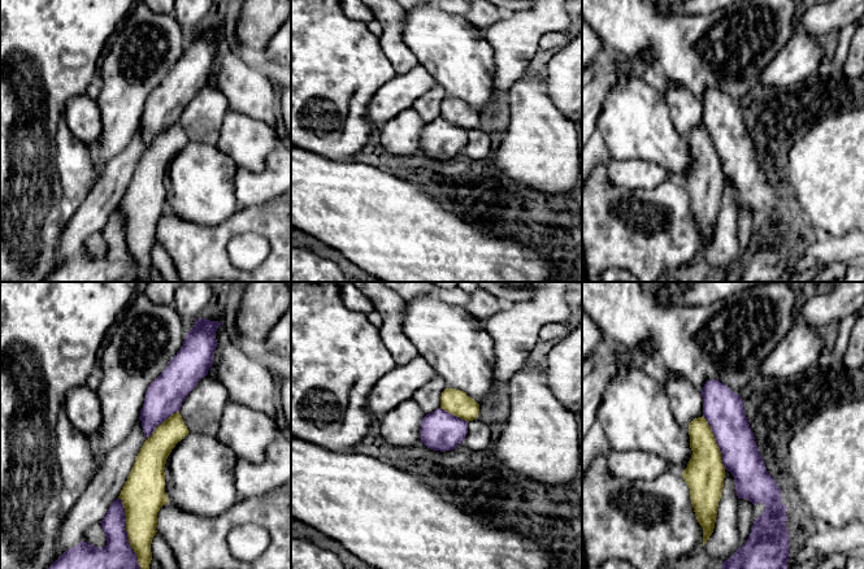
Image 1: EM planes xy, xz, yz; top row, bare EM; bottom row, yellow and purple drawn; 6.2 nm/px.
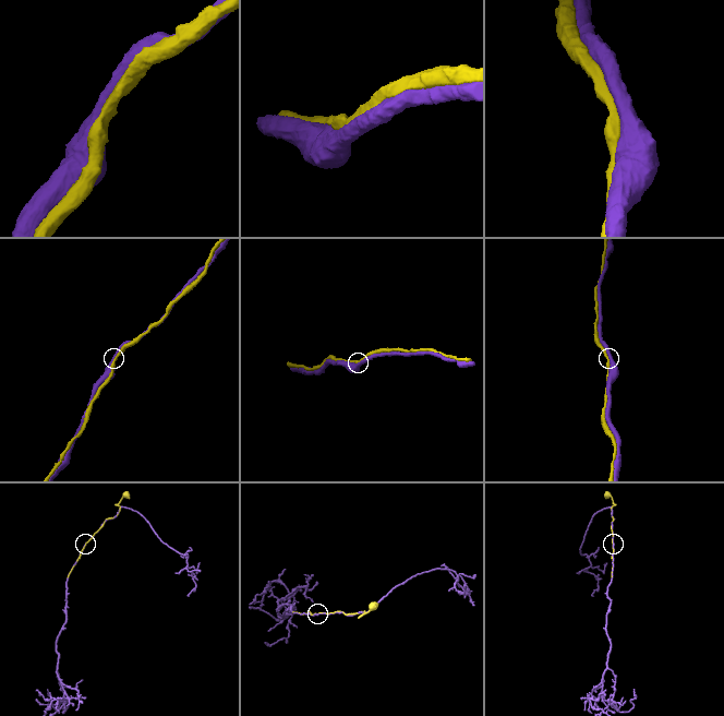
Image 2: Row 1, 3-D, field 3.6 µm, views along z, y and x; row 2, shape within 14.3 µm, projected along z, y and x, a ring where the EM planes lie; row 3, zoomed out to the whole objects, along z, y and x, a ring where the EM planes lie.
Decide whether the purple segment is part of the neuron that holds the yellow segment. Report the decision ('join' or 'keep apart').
join

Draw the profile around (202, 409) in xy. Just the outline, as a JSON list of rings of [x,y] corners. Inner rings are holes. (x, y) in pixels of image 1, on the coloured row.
[[[207,374],[186,396],[179,413],[190,433],[216,436],[226,401],[226,386]]]

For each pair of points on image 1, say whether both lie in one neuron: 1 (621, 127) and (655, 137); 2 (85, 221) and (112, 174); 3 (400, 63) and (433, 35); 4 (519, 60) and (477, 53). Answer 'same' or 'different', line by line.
1: same
2: same
3: different
4: different

